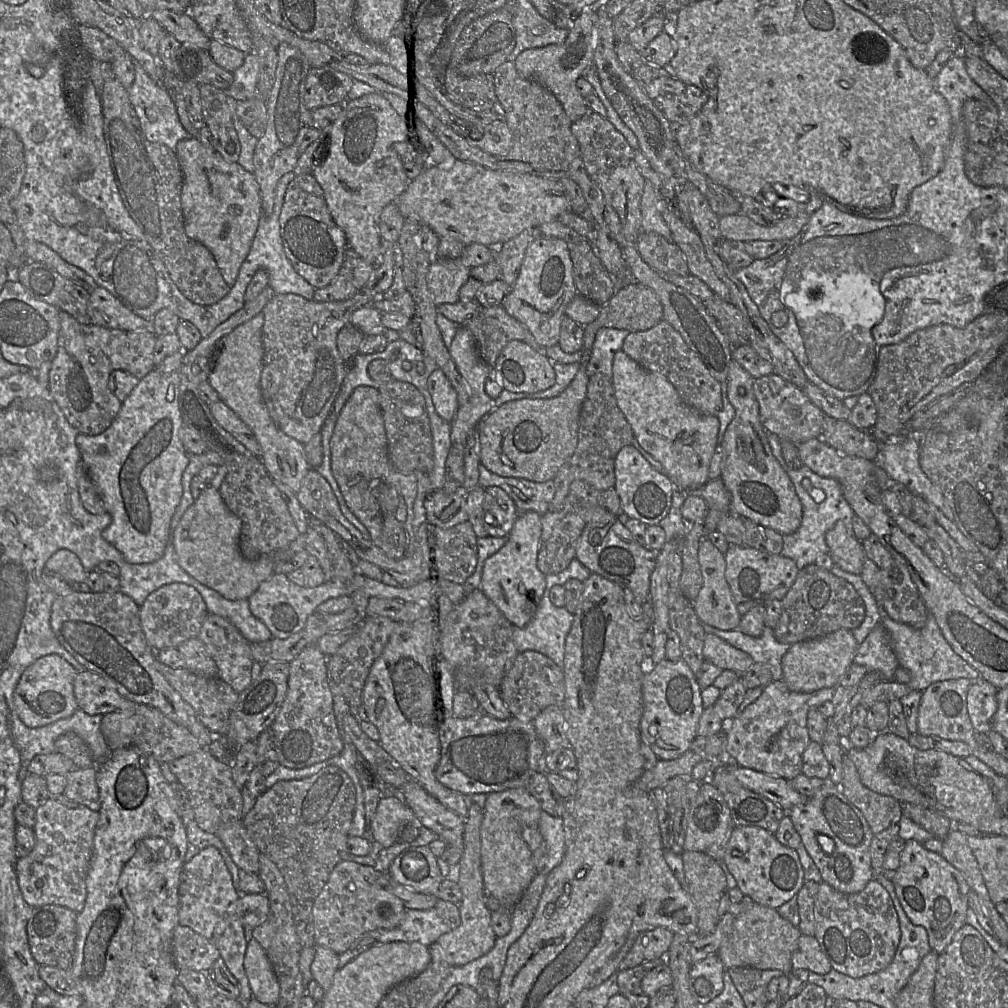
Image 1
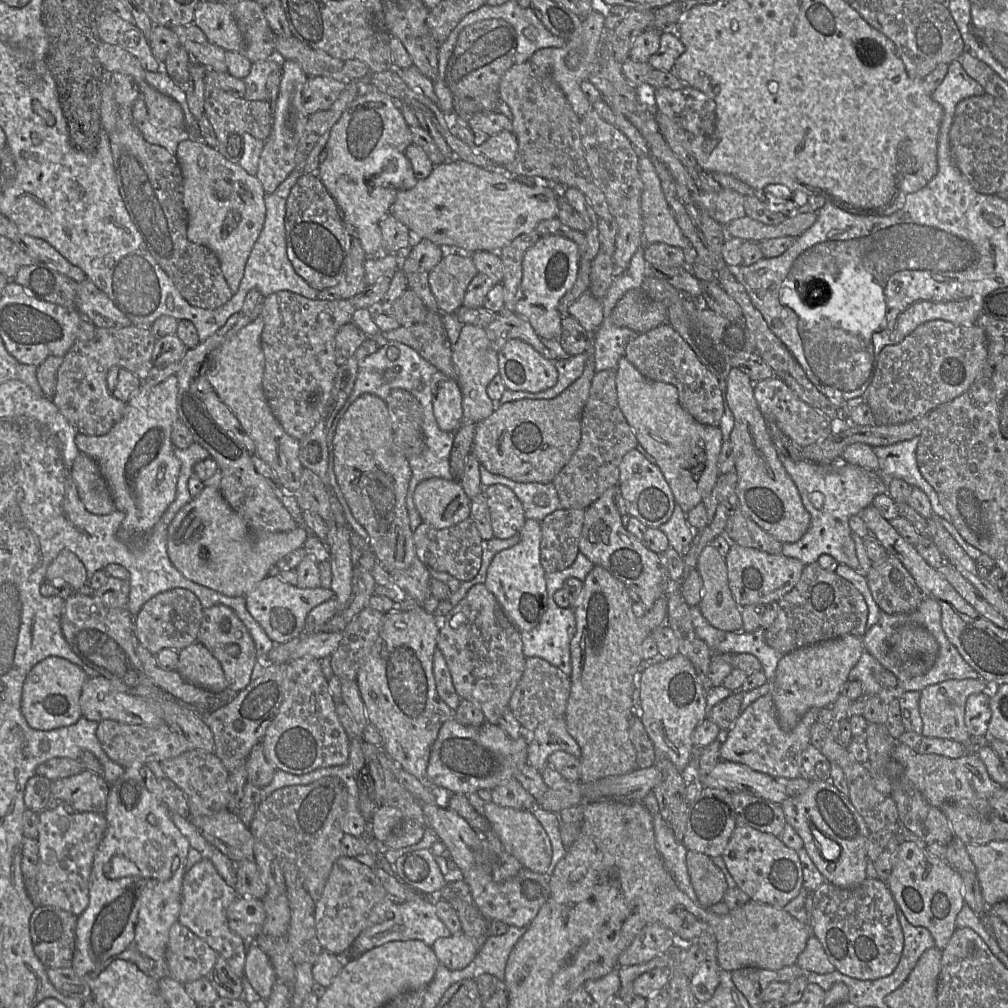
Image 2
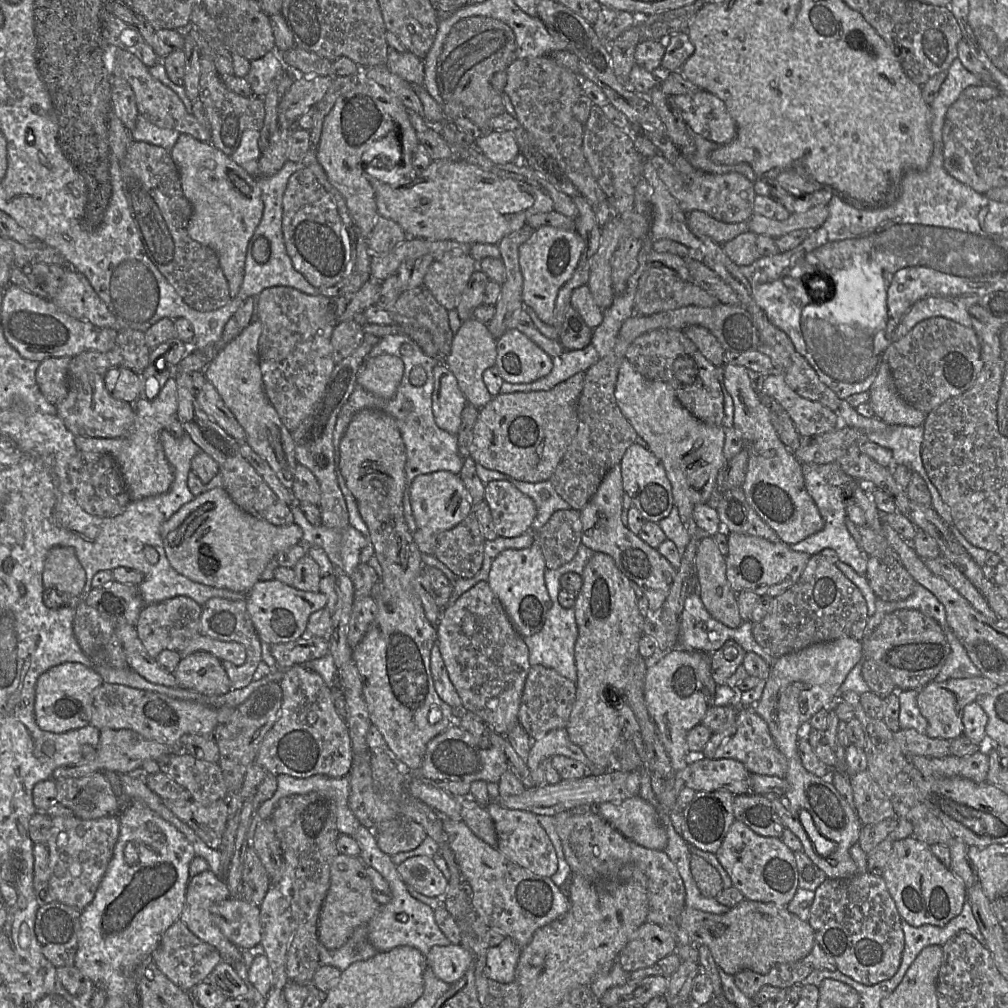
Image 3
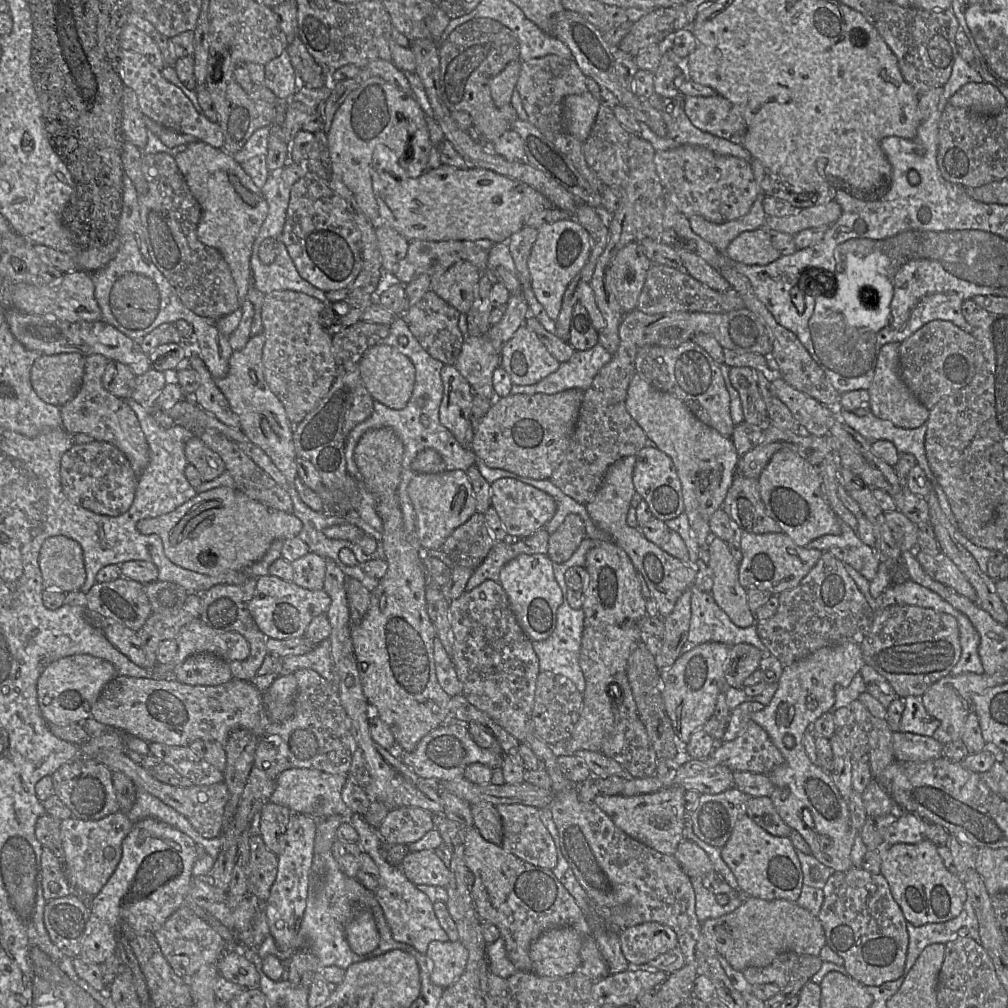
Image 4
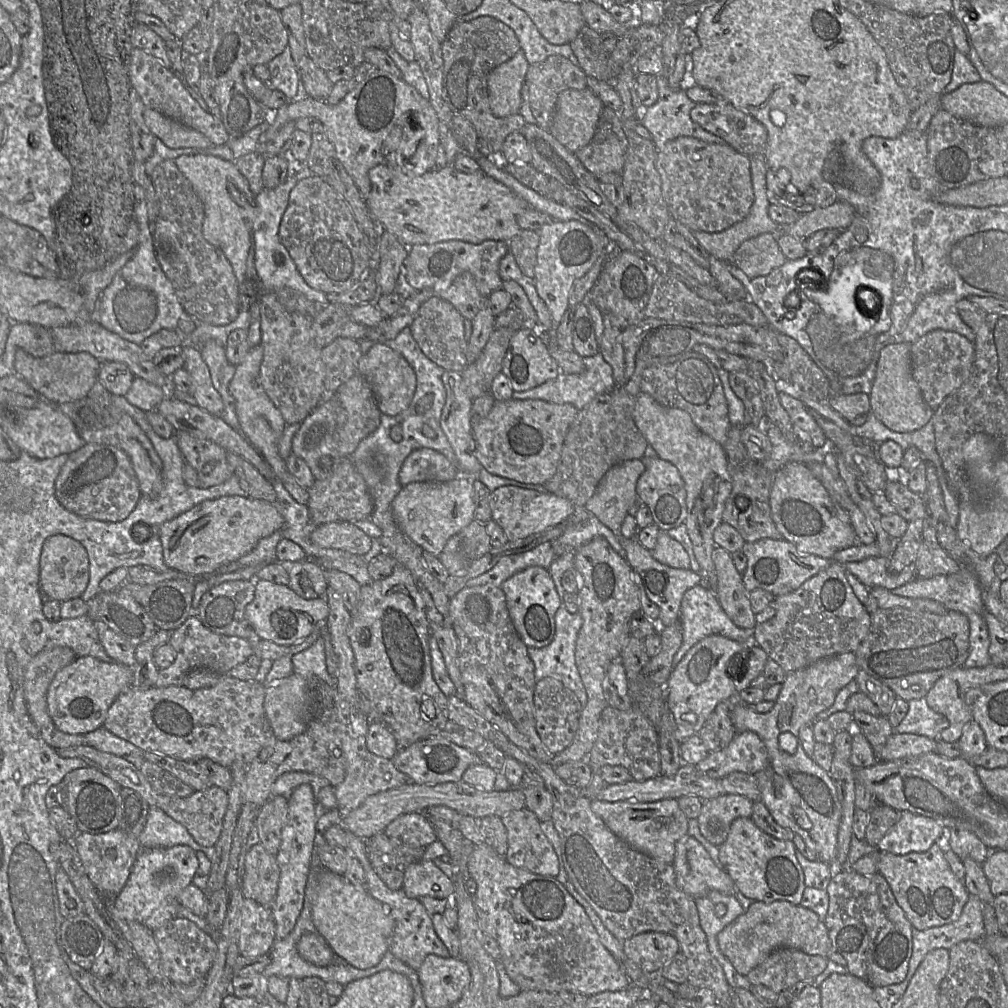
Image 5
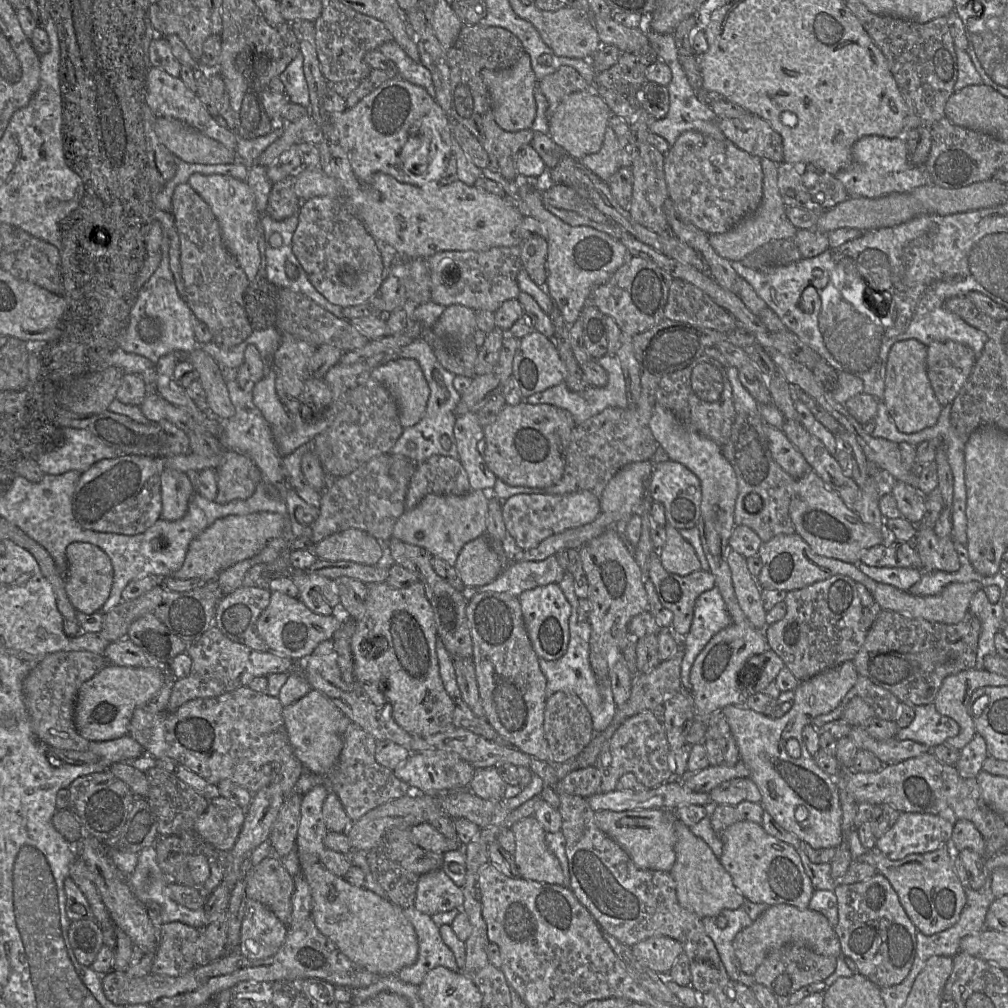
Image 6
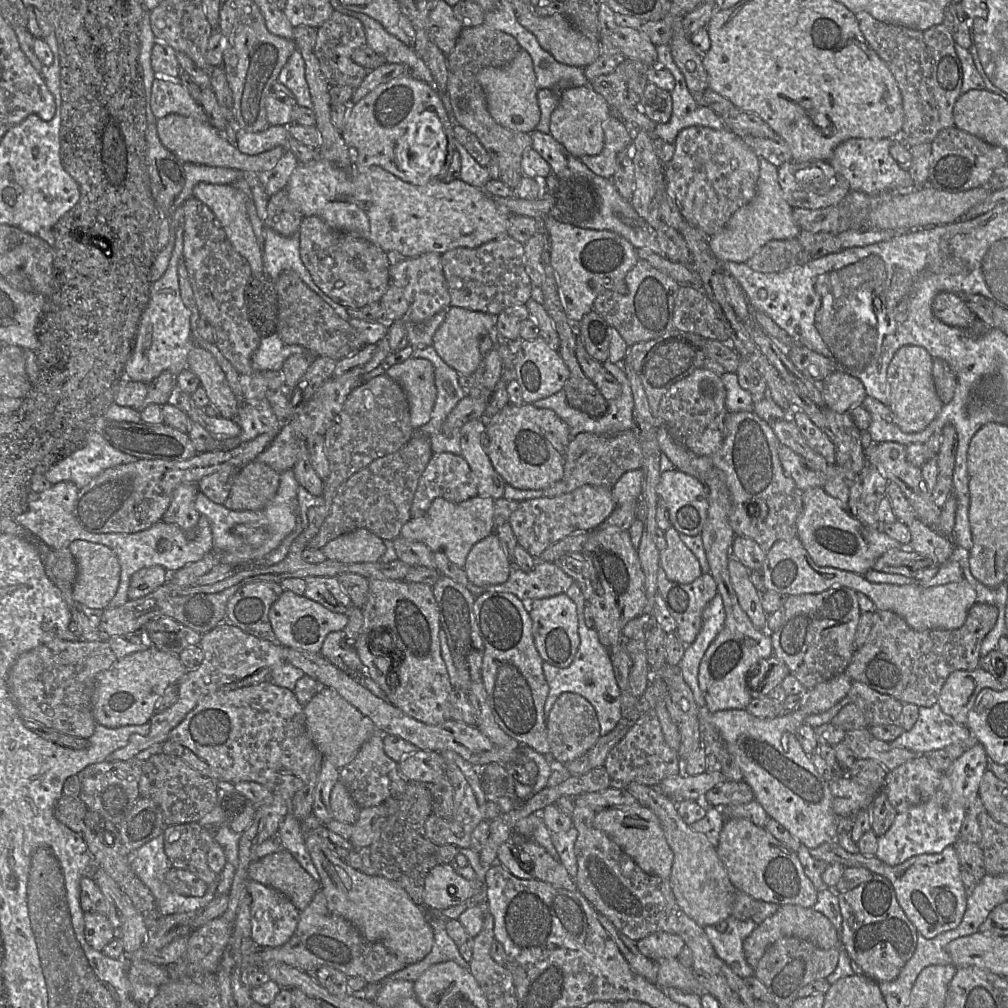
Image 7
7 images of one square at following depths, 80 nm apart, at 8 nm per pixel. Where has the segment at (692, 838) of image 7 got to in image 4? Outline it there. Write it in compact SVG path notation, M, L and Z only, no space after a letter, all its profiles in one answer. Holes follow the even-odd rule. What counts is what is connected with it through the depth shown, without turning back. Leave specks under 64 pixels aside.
M684 839L675 854L683 872L690 878L699 877L706 881L716 881L718 874L707 854L698 845Z

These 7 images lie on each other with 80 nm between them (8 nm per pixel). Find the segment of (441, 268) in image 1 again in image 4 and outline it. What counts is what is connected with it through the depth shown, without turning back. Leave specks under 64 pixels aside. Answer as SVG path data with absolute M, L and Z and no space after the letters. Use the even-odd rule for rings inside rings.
M459 261L430 281L430 290L460 313L467 313L476 296L481 273L472 263Z

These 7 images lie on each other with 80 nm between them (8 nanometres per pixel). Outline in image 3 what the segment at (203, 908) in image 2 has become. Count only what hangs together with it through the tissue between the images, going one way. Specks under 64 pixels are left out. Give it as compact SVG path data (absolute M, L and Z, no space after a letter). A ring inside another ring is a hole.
M210 869L203 871L190 878L187 890L185 905L180 917L180 921L185 923L188 929L202 941L215 947L222 960L233 965L242 959L242 951L238 946L229 941L223 933L216 927L210 915L210 907L219 902L230 898L228 885L217 877Z

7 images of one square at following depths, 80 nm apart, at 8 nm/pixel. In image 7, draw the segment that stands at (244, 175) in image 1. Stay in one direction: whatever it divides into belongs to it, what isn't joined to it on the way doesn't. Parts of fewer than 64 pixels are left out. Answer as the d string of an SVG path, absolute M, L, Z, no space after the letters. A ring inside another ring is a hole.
M199 182L193 187L192 196L211 209L234 249L249 263L252 273L261 273L263 269L262 252L247 212L247 195L233 184Z

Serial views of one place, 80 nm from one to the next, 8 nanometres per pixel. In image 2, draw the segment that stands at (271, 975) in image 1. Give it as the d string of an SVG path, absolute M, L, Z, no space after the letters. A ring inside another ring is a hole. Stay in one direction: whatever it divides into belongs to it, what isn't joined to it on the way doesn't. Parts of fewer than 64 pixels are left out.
M253 942L246 952L244 976L255 993L267 1000L277 980L275 970L267 954Z

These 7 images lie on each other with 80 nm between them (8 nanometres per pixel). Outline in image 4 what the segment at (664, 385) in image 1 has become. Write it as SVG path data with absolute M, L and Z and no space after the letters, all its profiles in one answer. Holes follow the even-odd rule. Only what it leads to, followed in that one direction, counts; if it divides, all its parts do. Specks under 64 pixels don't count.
M637 372L630 381L625 405L631 417L639 424L647 437L655 443L659 450L672 459L682 485L684 513L688 516L698 546L701 550L707 549L711 539L716 537L711 532L709 520L715 511L722 508L727 492L735 478L740 458L732 439L721 435L717 430L703 423L678 397L655 388Z

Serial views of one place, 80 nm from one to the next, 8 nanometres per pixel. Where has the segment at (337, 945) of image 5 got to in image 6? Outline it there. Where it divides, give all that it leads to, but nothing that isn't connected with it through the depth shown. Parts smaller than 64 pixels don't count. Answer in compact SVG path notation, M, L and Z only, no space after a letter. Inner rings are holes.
M293 850L281 859L292 876L301 874L309 884L311 918L316 927L352 962L377 975L397 974L416 962L417 936L402 908L364 887L350 884L344 876L330 872L316 855L298 855Z

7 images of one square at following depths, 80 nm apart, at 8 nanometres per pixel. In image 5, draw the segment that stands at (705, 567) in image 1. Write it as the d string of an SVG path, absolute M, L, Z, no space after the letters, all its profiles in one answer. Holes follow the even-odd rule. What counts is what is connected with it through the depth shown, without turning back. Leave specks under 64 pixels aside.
M717 541L714 548L717 569L716 597L733 623L744 629L754 629L756 614L753 612L749 591L737 569L734 551Z

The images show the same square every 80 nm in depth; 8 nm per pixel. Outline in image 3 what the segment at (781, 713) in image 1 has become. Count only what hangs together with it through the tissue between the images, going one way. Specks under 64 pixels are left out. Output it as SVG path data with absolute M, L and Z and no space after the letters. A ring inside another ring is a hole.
M755 706L742 708L735 721L736 732L716 750L713 759L732 759L740 762L750 774L784 778L788 769L786 757L779 751L768 725L755 711Z

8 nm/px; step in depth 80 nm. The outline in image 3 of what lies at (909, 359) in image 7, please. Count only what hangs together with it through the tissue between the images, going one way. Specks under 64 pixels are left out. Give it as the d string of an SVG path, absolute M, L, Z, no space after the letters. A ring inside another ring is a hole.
M881 360L877 375L869 390L867 403L873 410L874 416L889 423L917 427L923 425L927 414L906 403L898 394L890 367Z

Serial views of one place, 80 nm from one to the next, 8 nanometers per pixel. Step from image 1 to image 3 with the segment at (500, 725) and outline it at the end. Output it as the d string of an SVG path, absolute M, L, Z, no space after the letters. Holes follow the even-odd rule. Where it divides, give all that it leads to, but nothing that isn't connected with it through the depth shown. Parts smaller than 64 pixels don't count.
M452 724L428 742L421 766L412 776L454 797L468 797L473 781L498 783L507 770L503 747L492 744L489 748L480 748L469 732L457 724Z

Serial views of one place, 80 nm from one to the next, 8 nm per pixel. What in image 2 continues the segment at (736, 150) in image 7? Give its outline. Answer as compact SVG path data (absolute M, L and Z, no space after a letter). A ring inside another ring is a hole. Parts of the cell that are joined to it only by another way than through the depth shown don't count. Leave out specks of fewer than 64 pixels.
M723 188L718 192L700 191L697 195L697 206L725 226L746 216L744 200L745 196L739 192Z

